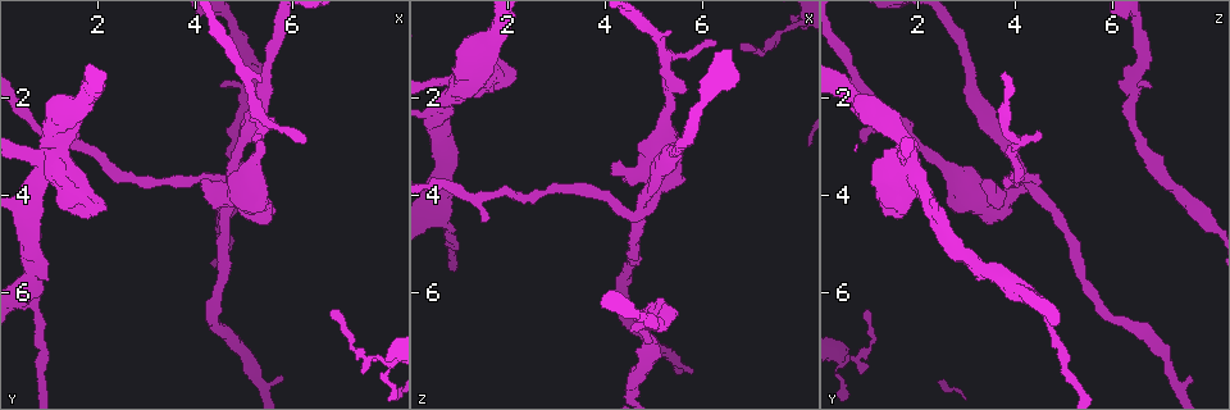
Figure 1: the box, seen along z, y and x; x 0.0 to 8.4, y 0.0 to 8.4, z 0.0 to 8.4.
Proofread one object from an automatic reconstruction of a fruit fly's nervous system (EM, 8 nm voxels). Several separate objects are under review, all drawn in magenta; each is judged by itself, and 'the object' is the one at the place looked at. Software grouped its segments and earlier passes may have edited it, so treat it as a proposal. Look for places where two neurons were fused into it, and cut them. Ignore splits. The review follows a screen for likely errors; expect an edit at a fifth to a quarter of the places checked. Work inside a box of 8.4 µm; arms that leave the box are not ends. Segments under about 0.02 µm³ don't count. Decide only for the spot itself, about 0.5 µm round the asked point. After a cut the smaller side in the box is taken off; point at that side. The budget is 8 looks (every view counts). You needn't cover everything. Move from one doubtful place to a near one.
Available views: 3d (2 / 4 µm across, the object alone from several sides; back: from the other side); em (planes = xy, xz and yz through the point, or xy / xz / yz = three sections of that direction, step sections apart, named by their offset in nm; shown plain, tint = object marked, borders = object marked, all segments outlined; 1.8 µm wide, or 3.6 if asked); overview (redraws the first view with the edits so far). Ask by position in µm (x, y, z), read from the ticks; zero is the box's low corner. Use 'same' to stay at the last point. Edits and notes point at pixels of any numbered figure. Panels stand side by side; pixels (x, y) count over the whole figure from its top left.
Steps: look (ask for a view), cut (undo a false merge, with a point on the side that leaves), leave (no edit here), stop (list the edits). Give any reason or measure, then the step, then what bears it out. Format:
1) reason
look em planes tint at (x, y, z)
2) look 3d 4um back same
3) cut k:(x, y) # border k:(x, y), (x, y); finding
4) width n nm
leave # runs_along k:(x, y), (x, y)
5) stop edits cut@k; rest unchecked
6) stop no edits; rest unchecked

thick turns thin
look em xy step 4 tint at (7.70, 7.30, 0.65)

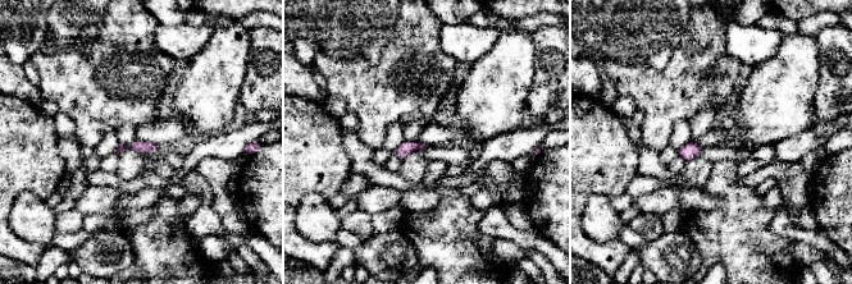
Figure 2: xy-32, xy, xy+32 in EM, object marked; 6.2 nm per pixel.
look em planes borders same

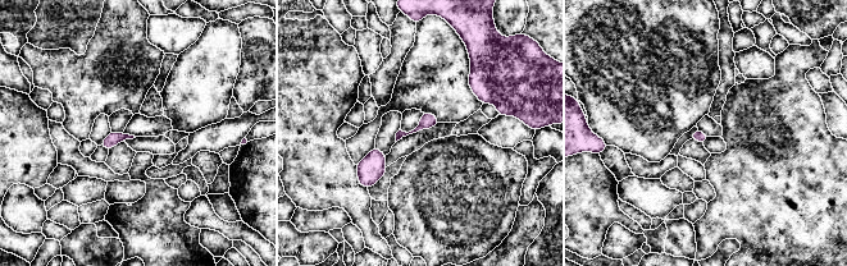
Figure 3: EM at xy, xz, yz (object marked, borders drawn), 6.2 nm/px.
leave # one neuron here

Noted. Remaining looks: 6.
abrupt turn
look 3d 2um back at (4.80, 3.80, 4.30)

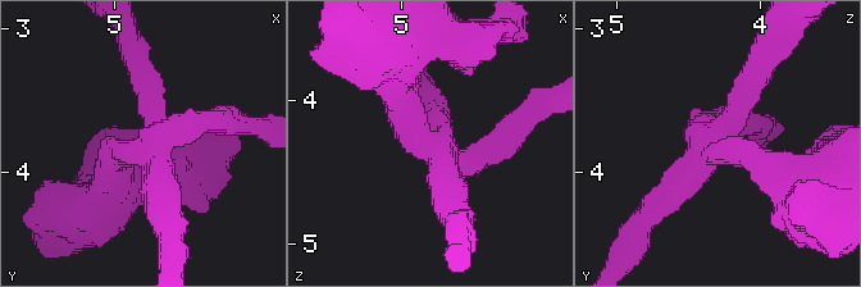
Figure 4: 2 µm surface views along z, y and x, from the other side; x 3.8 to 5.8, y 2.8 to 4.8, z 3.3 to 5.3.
arms 4
look em planes tint at (4.82, 3.88, 4.34)

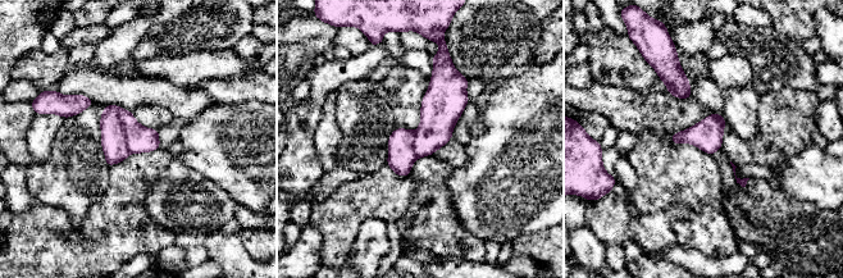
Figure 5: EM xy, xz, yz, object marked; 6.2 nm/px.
cut 5:(140, 138) # border 5:(121, 109), (121, 124), (130, 151); two neurons meet here

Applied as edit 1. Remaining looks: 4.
stop edits cut@5; rest unchecked

